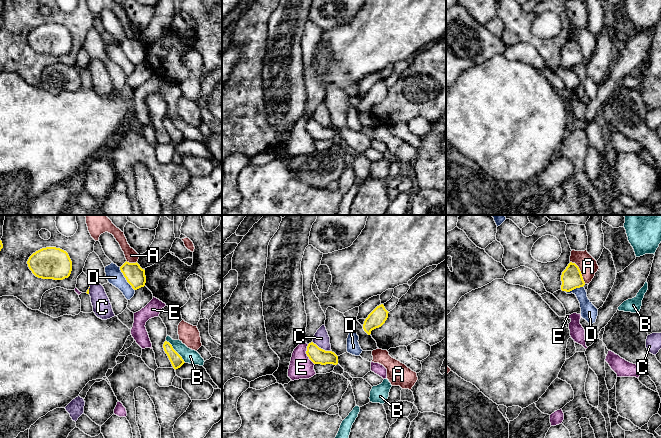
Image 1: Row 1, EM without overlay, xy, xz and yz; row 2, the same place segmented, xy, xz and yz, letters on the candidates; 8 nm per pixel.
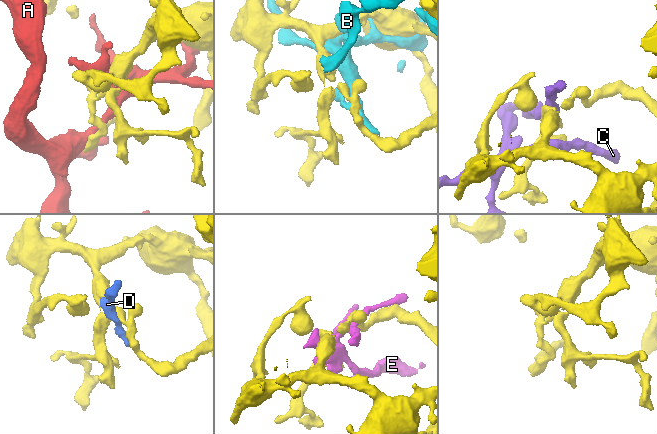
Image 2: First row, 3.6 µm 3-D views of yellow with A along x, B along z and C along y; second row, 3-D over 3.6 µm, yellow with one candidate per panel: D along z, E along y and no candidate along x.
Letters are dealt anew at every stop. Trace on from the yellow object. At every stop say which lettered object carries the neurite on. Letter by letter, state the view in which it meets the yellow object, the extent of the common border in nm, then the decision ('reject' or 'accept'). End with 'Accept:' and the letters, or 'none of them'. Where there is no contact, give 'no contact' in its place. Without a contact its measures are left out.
A: yz | 220 nm | reject
B: xy | 240 nm | reject
C: xz | 180 nm | reject
D: xy | 220 nm | reject
E: xz | 180 nm | reject
Accept: none of them

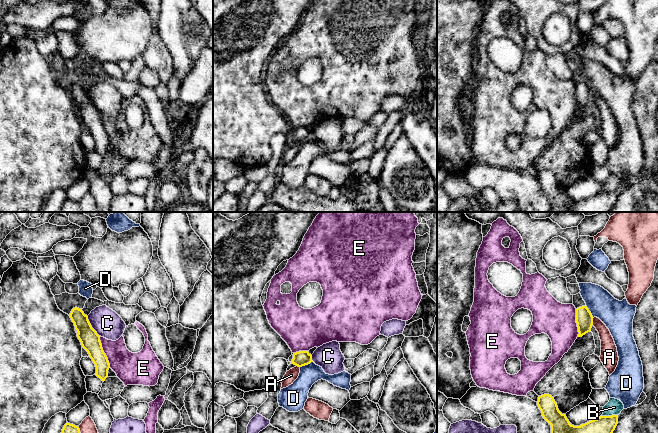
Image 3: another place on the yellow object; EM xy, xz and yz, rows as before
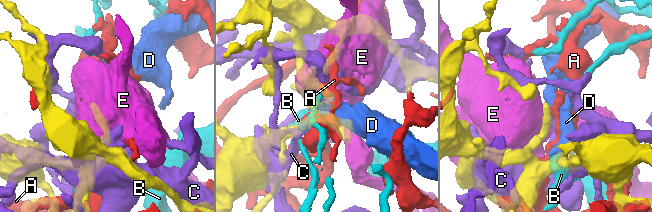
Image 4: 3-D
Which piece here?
A: yz | 70 nm | reject
B: yz | 140 nm | reject
C: xy | 190 nm | reject
D: xz | 120 nm | reject
E: xy | 280 nm | reject
Accept: none of them

